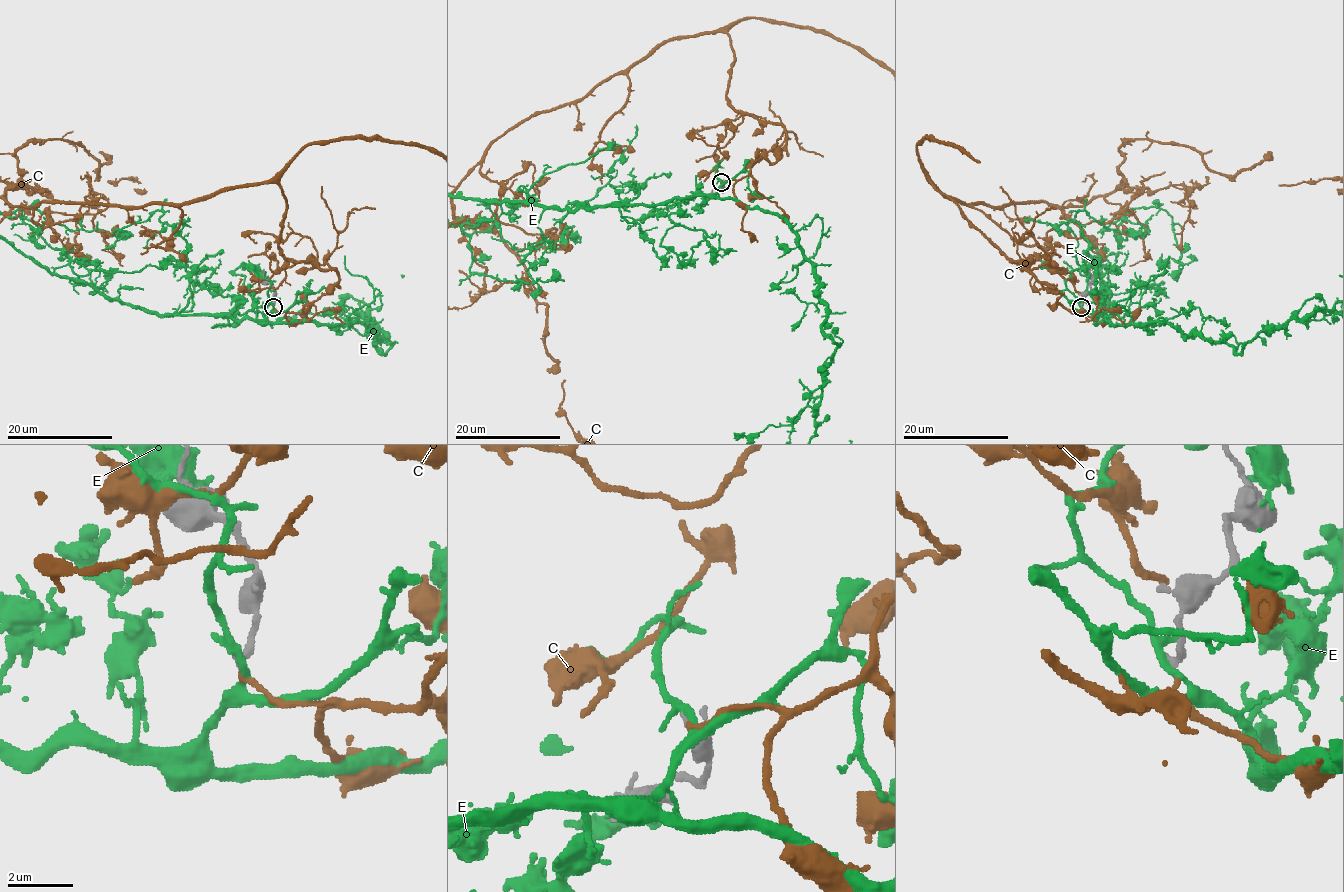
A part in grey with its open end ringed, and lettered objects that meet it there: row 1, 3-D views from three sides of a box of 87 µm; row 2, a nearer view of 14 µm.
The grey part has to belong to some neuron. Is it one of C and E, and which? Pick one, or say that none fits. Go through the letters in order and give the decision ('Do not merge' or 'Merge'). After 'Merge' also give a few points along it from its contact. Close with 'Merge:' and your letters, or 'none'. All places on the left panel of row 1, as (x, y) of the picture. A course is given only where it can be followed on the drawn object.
C: Merge
E: Do not merge
Merge: C

